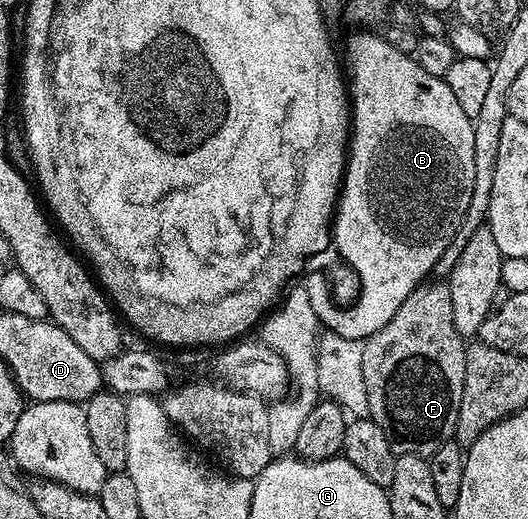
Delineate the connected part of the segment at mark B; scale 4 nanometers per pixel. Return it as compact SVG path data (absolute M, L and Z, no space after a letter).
M362 31L350 39L350 71L348 67L348 79L352 84L352 134L348 139L348 158L340 198L336 208L336 214L332 220L332 242L342 243L342 251L346 251L346 259L362 271L362 283L366 283L366 291L362 291L362 303L354 307L354 311L346 311L343 307L334 309L332 315L331 330L340 337L352 337L365 341L369 335L376 333L376 329L384 329L388 321L392 321L392 313L404 305L409 295L431 274L433 265L439 260L448 243L456 233L458 223L464 217L468 209L468 201L472 197L472 185L476 177L476 149L474 148L474 120L470 119L460 109L460 101L456 101L456 93L448 86L443 77L432 77L432 73L426 72L418 64L414 55L400 53L400 49L392 49L388 41L381 34L369 35Z

